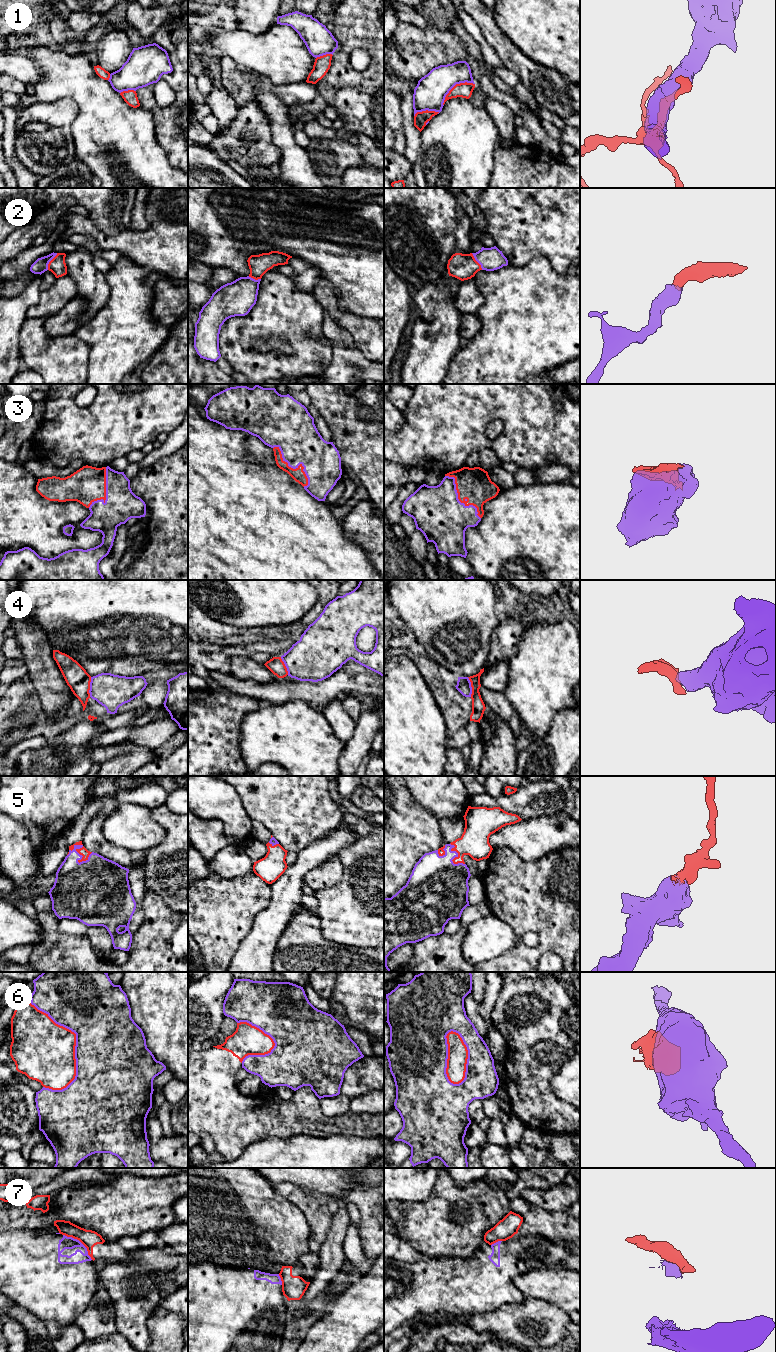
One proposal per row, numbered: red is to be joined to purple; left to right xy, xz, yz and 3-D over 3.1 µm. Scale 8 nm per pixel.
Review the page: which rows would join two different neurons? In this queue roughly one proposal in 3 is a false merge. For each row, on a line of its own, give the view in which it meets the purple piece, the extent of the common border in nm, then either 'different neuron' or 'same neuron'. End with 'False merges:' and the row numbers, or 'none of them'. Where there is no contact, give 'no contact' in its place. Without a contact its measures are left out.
1: yz | 320 nm | different neuron
2: xy | 160 nm | same neuron
3: xz | 420 nm | same neuron
4: xy | 160 nm | different neuron
5: xy | 190 nm | same neuron
6: xy | 750 nm | different neuron
7: xy | 320 nm | different neuron
False merges: 1, 4, 6, 7

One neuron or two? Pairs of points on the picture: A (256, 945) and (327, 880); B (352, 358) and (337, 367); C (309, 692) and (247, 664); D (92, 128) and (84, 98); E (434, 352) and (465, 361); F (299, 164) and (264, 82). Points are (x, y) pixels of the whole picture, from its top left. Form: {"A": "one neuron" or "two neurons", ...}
{"A": "two neurons", "B": "one neuron", "C": "two neurons", "D": "one neuron", "E": "two neurons", "F": "one neuron"}

